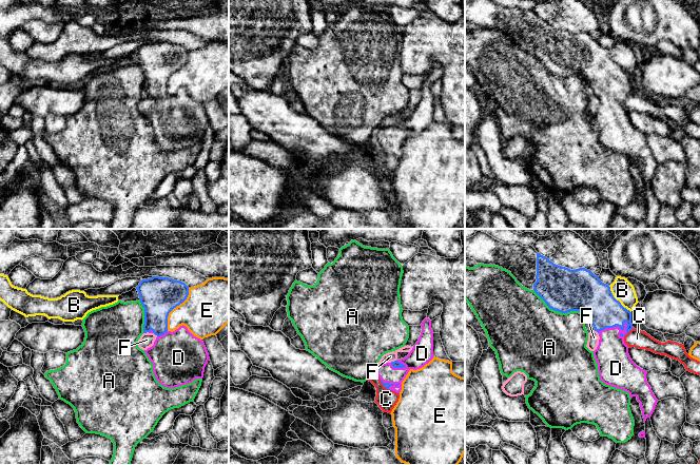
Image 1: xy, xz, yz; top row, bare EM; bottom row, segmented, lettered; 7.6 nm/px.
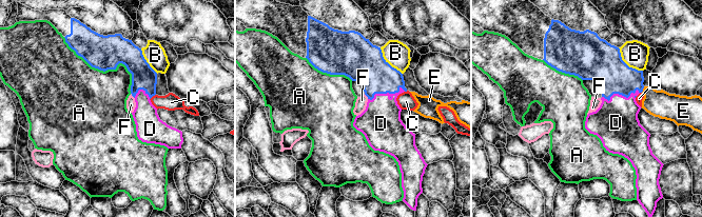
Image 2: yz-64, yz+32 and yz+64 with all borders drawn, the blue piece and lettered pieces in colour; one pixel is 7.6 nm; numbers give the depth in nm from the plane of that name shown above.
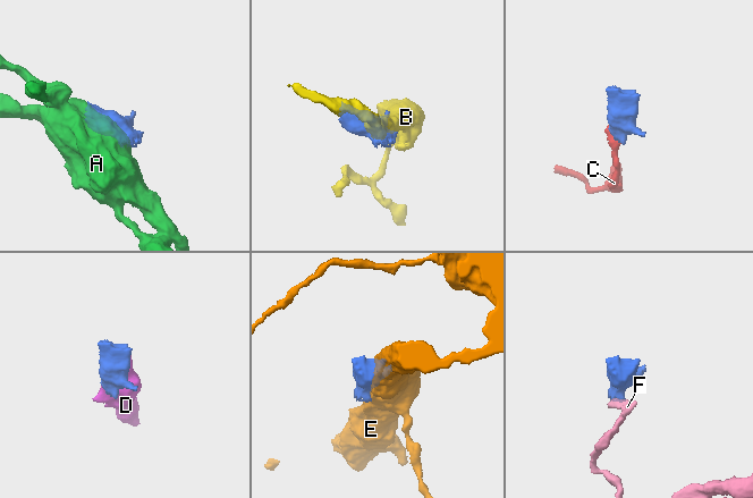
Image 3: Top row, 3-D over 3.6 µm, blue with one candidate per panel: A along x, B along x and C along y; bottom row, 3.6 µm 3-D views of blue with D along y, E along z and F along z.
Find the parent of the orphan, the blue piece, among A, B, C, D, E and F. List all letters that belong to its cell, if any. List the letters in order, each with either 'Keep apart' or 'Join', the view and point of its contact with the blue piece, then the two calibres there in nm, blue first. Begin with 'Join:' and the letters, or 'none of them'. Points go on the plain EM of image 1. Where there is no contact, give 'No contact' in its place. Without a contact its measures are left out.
Join: D
A: Keep apart. Touches blue at yz (560, 75). Thickness 340 nm (blue) against 500 nm
B: Keep apart. Touches blue at yz (616, 63). Thickness 300 nm (blue) against 160 nm
C: Keep apart. Touches blue at yz (628, 95). Thickness 260 nm (blue) against 140 nm
D: Join. Touches blue at yz (613, 91). Thickness 280 nm (blue) against 260 nm
E: Keep apart. Touches blue at xy (174, 71). Thickness 280 nm (blue) against 360 nm
F: Keep apart. Touches blue at xz (392, 126). Thickness 60 nm (blue) against 80 nm

